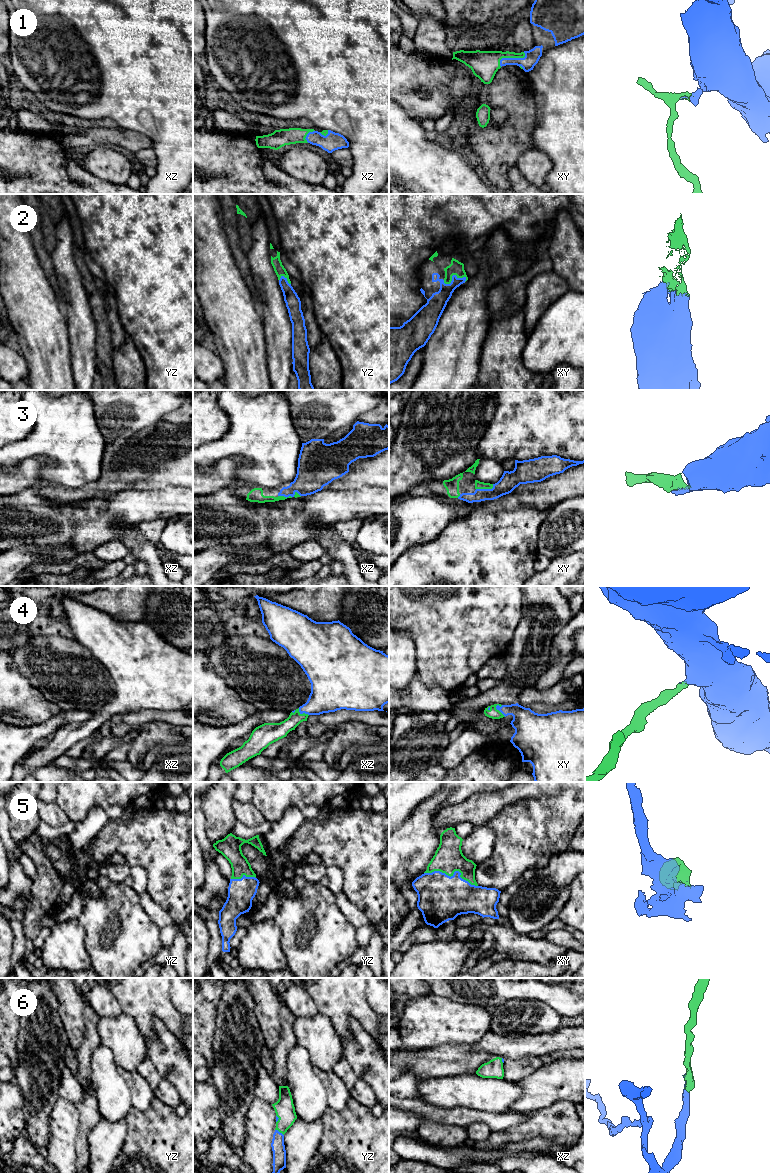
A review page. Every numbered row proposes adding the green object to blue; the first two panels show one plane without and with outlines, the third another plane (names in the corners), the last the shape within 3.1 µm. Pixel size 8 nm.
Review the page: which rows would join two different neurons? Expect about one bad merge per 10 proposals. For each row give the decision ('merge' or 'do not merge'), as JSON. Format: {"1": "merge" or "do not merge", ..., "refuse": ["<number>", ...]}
{"1": "merge", "2": "merge", "3": "merge", "4": "merge", "5": "merge", "6": "merge", "refuse": []}

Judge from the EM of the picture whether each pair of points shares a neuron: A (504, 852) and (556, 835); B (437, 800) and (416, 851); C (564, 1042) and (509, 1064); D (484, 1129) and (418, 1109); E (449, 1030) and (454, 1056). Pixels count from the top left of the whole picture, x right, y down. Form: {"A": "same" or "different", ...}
{"A": "same", "B": "same", "C": "different", "D": "different", "E": "different"}

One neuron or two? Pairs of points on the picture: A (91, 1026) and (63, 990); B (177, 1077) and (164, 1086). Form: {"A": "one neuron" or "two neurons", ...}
{"A": "two neurons", "B": "two neurons"}

